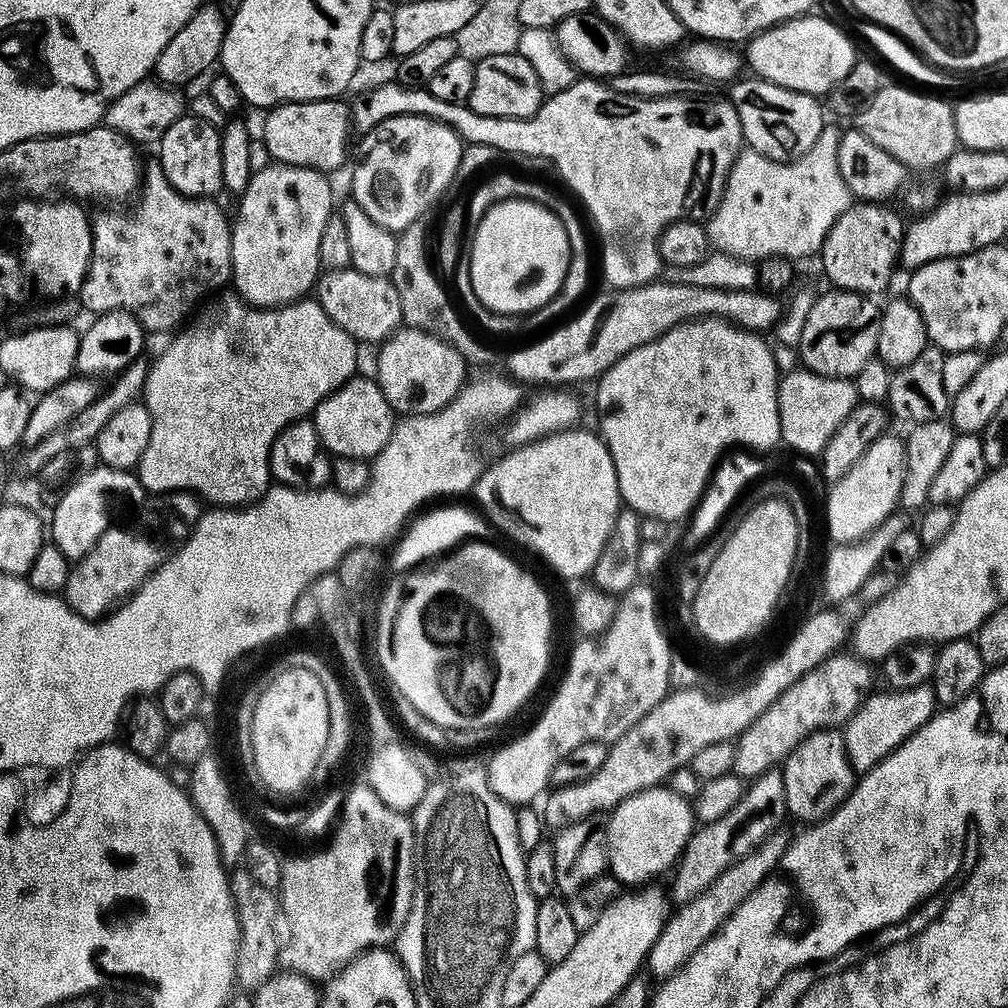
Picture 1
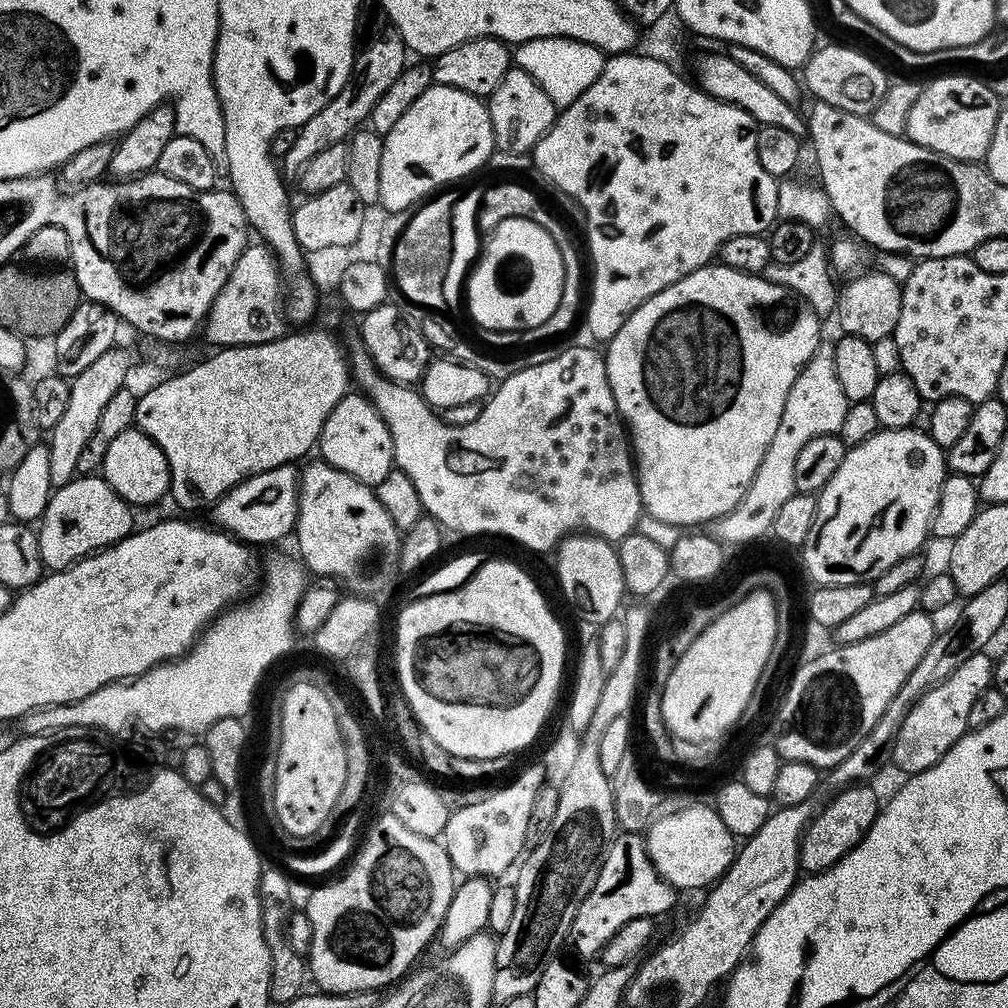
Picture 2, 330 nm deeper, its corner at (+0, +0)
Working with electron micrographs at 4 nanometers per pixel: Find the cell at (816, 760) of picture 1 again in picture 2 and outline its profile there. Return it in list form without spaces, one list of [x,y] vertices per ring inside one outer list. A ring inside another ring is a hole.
[[[857,782],[839,789],[833,795],[836,797],[809,820],[804,835],[800,838],[800,867],[805,873],[826,871],[862,842],[882,807],[881,801],[876,801],[875,790],[868,787],[872,786]]]

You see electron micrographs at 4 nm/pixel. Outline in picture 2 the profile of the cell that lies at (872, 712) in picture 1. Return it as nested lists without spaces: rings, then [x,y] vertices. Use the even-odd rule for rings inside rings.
[[[987,651],[976,652],[950,678],[940,684],[927,688],[920,697],[912,703],[912,709],[904,716],[902,726],[898,730],[896,740],[892,744],[891,763],[897,764],[904,774],[915,774],[934,766],[969,731],[968,719],[974,702],[982,690],[993,687],[992,670],[993,657]]]

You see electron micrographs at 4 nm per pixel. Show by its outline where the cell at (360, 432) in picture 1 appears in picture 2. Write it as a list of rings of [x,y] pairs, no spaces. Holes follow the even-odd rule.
[[[356,390],[344,393],[338,406],[330,410],[330,418],[320,431],[318,456],[325,464],[337,468],[340,472],[350,474],[358,482],[375,486],[390,474],[394,467],[392,459],[392,439],[386,422],[382,422],[382,414],[378,414],[368,397]]]

